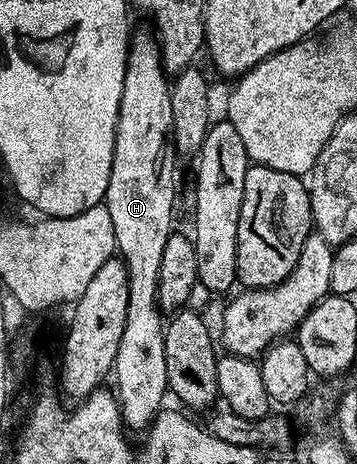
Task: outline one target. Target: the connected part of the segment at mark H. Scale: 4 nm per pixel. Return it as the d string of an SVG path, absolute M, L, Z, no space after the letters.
M134 31L129 37L129 53L125 63L123 94L119 102L117 129L115 130L115 150L111 158L111 178L103 204L111 214L115 232L116 251L125 261L129 275L127 290L127 322L123 326L123 338L119 341L119 354L113 363L112 375L117 376L115 395L121 406L121 421L126 429L148 429L162 411L161 404L169 392L167 382L167 358L163 358L165 329L163 313L158 307L157 287L159 286L159 266L162 265L163 248L168 236L174 231L173 203L177 200L177 147L171 143L173 138L173 119L171 118L170 77L161 61L161 45L154 33Z

